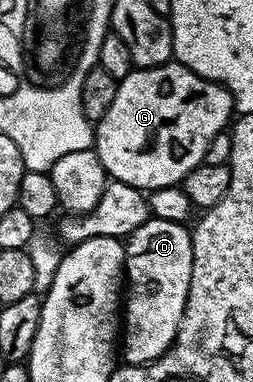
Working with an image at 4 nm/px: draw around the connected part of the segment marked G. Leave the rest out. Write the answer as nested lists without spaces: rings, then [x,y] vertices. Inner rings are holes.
[[[172,60],[163,66],[144,70],[136,68],[129,76],[119,79],[117,96],[113,96],[109,112],[105,112],[94,127],[93,149],[114,181],[135,186],[144,192],[178,186],[186,174],[201,165],[209,144],[213,144],[213,136],[228,129],[234,110],[235,101],[226,86],[197,76],[197,72],[182,66],[180,62]]]

